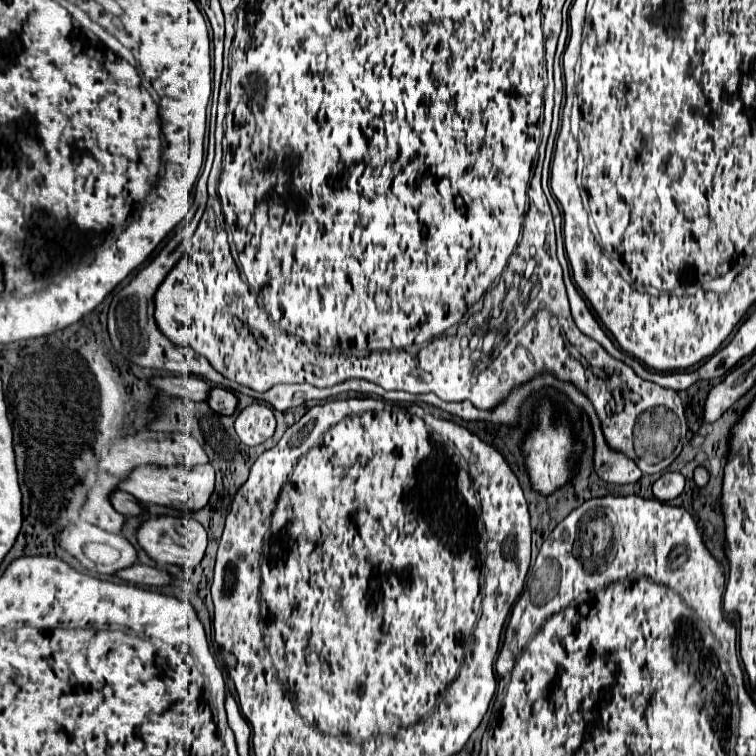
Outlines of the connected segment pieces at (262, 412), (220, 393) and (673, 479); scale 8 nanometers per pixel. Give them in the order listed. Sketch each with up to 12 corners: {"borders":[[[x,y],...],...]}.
{"borders":[[[251,403],[237,413],[243,445],[261,445],[275,431],[269,405]],[[213,387],[207,403],[221,415],[233,415],[237,397]],[[677,471],[663,473],[653,483],[659,501],[681,495],[685,477]]]}

